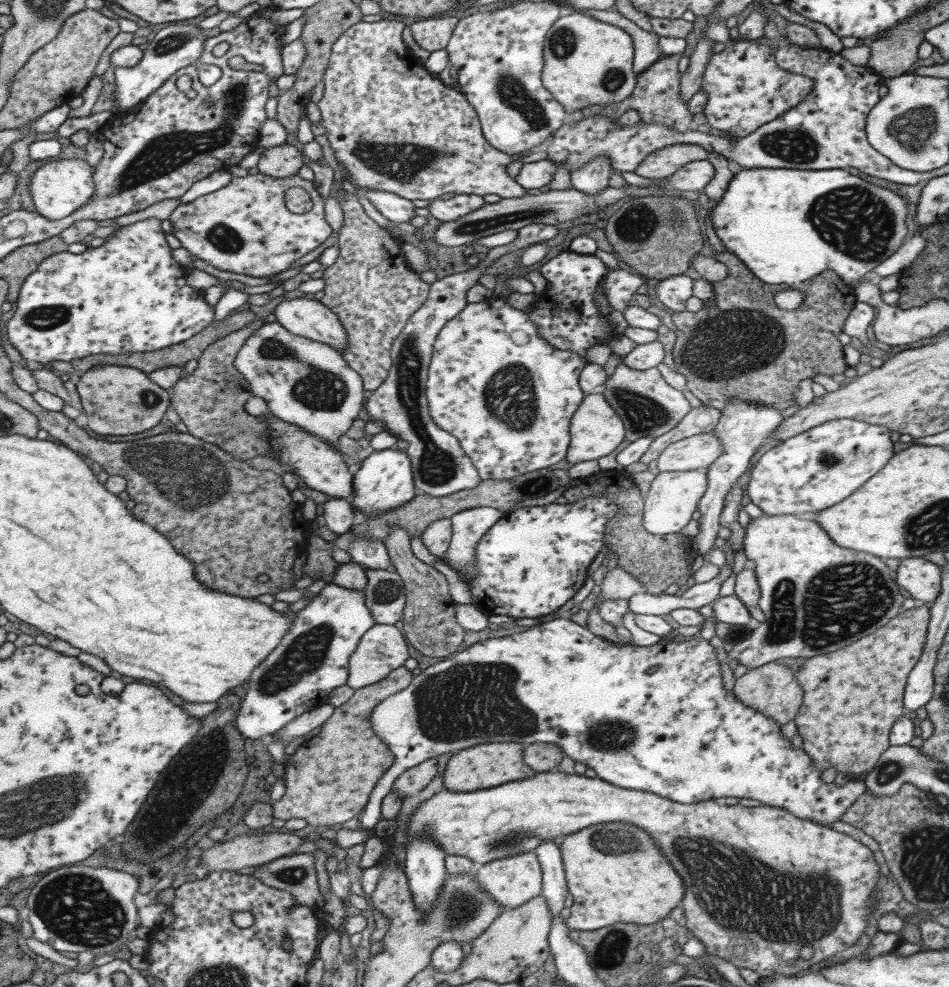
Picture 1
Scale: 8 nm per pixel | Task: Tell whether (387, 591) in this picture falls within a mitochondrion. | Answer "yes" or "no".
yes

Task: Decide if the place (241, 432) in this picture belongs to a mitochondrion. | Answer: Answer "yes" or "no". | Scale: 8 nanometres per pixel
yes

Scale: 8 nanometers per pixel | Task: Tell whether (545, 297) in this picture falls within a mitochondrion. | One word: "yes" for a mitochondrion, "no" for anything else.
no

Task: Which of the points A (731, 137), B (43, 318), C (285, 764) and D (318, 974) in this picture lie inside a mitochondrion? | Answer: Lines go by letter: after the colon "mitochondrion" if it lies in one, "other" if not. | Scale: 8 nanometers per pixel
A: other
B: mitochondrion
C: other
D: other

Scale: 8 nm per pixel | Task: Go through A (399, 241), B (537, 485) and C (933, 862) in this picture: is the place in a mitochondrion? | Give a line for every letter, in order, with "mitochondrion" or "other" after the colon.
A: other
B: mitochondrion
C: mitochondrion

